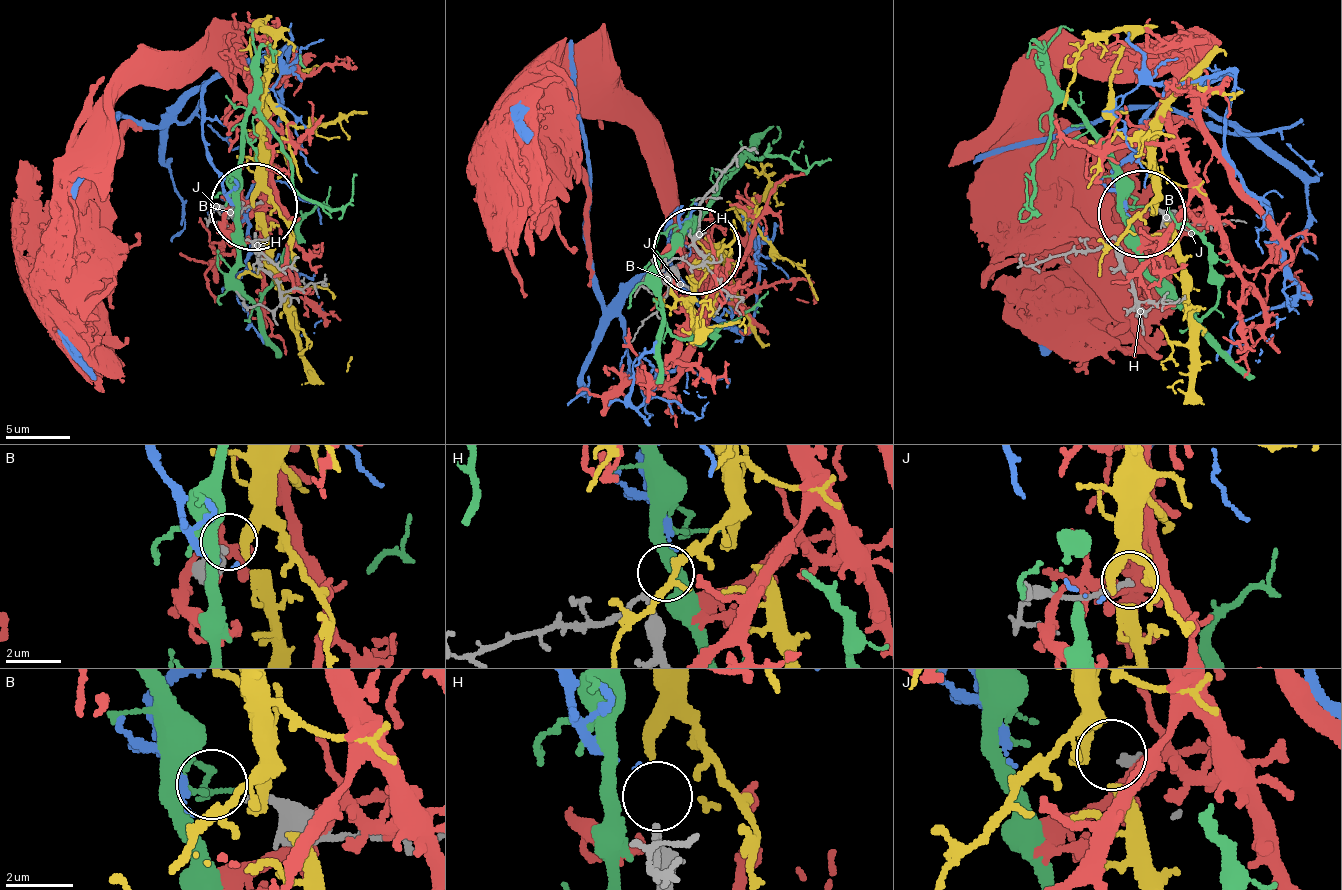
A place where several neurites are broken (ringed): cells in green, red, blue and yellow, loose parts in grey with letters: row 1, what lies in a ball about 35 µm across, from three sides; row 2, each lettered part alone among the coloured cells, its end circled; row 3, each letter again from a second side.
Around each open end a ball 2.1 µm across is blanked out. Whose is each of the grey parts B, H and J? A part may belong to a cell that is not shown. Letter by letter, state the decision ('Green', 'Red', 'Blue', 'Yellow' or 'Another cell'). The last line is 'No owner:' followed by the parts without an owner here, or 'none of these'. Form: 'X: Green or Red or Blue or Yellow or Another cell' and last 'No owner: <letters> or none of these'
B: Another cell
H: Blue
J: Yellow
No owner: B

